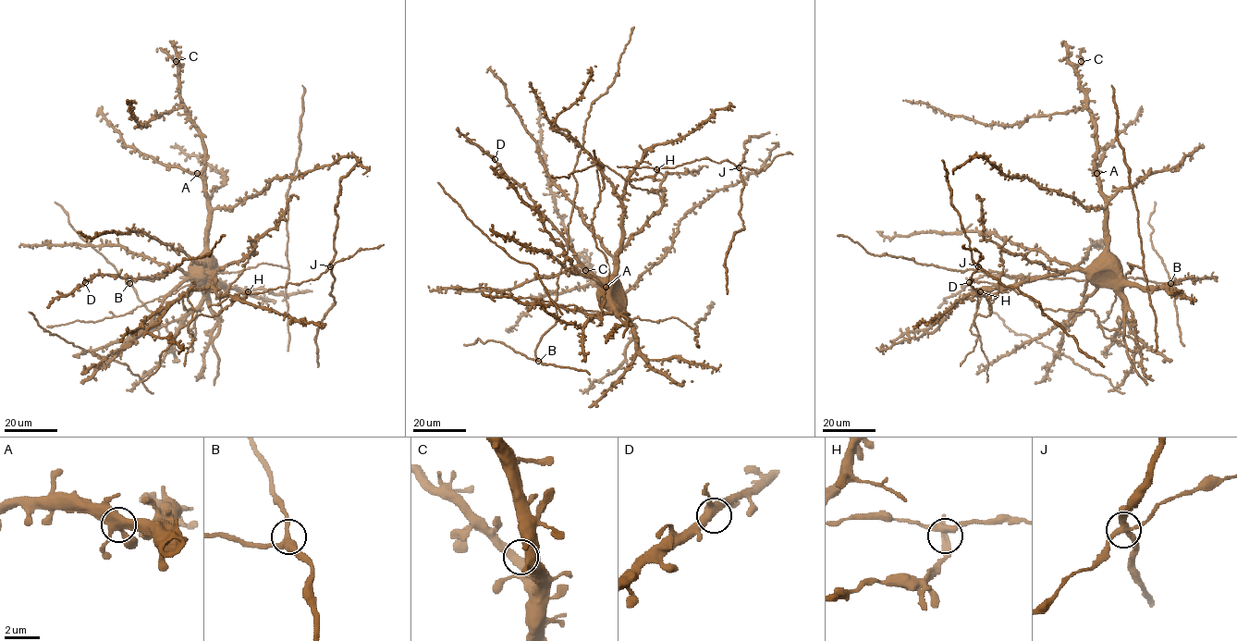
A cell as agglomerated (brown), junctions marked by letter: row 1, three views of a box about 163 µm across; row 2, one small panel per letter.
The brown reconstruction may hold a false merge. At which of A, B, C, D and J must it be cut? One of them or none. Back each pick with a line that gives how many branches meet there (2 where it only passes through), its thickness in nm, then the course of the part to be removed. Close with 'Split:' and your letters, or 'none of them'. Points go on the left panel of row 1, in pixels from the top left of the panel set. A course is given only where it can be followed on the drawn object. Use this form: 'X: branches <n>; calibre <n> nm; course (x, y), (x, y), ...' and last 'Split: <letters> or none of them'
J: branches 4; calibre 320 nm; course (329, 266), (315, 278), (248, 291), (216, 314), (192, 319), (190, 287), (184, 310), (200, 311), (190, 351)
Split: J

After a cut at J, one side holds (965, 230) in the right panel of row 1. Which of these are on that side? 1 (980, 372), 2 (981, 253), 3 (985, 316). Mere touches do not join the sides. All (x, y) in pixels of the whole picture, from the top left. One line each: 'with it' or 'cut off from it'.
1: with it
2: cut off from it
3: cut off from it

